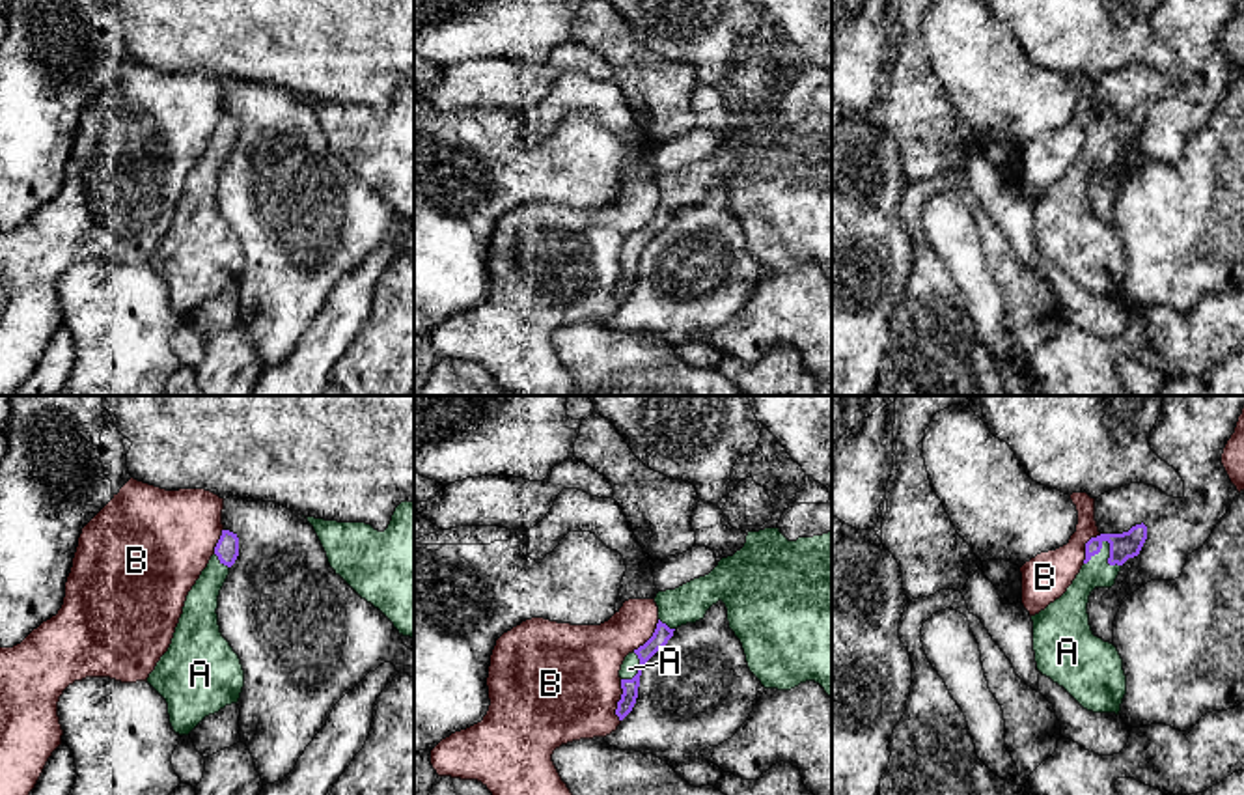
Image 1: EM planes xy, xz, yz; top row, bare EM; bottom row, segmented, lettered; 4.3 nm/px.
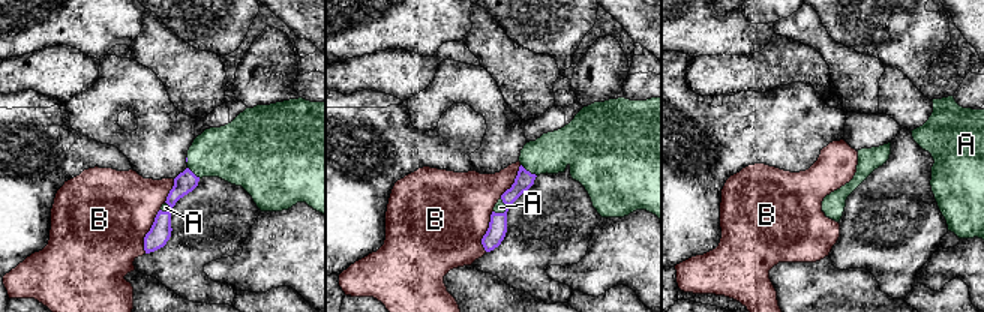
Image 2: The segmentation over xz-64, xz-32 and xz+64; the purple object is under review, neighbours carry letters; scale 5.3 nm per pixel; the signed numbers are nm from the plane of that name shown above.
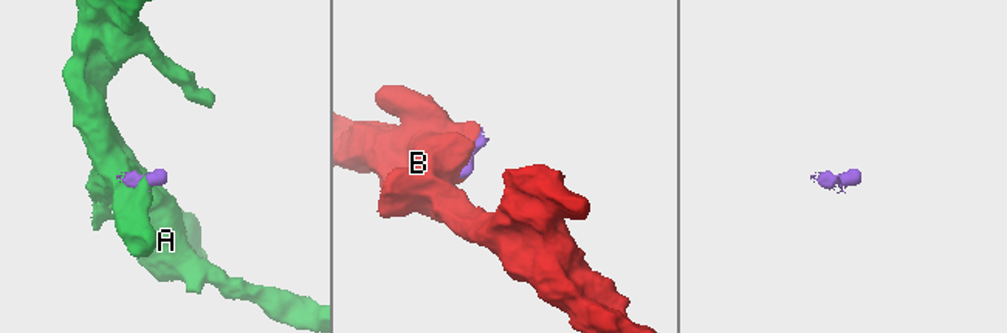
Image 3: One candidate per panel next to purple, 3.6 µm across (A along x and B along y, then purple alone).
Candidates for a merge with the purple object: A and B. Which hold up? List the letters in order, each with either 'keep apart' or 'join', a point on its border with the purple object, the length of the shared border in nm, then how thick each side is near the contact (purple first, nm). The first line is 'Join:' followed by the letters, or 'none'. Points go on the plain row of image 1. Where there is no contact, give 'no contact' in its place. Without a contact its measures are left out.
Join: A
A: join; contact yz (1110, 127); length 160 nm; calibres 120 and 130 nm
B: keep apart; contact xz (620, 282); length 180 nm; calibres 70 and 480 nm

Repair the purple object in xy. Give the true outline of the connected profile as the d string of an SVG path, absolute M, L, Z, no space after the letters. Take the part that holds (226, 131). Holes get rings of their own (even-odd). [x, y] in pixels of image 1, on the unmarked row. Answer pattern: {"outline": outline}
{"outline": "M222 112L214 136L187 177L168 233L147 259L166 282L170 306L179 317L237 286L244 269L241 241L222 218L216 196L220 172L237 138L237 116Z"}

